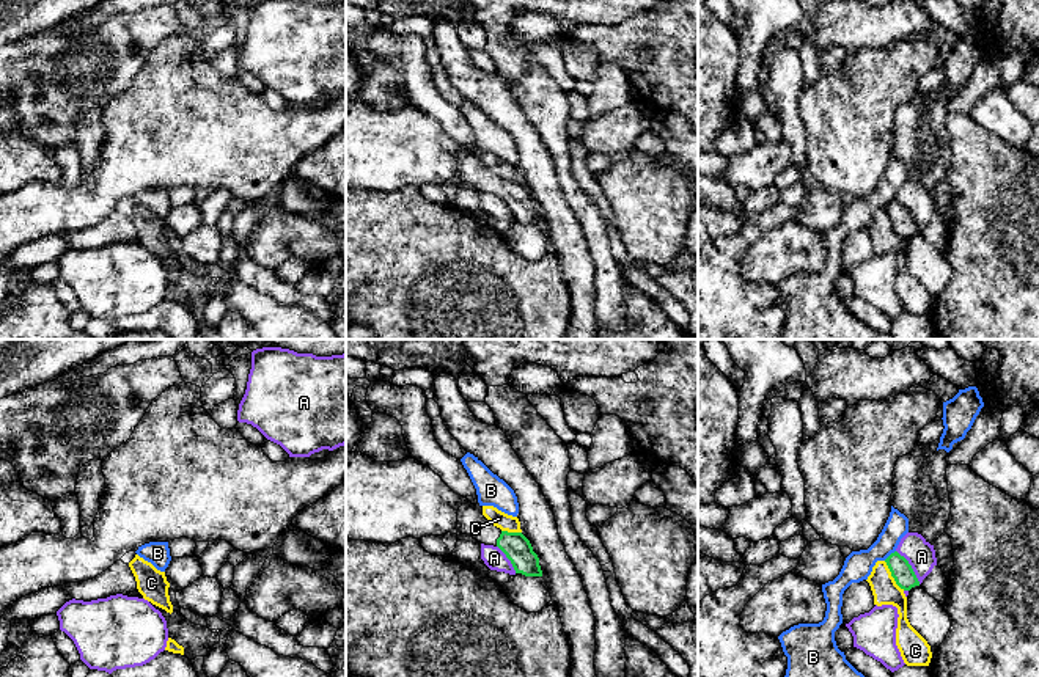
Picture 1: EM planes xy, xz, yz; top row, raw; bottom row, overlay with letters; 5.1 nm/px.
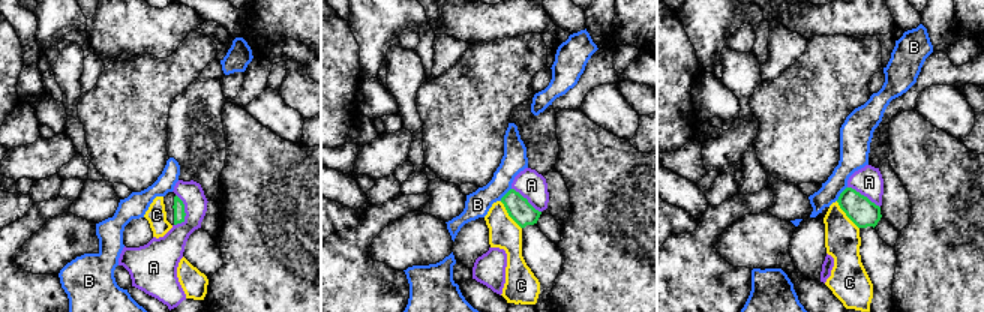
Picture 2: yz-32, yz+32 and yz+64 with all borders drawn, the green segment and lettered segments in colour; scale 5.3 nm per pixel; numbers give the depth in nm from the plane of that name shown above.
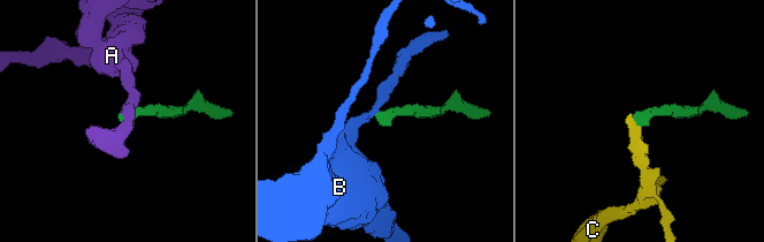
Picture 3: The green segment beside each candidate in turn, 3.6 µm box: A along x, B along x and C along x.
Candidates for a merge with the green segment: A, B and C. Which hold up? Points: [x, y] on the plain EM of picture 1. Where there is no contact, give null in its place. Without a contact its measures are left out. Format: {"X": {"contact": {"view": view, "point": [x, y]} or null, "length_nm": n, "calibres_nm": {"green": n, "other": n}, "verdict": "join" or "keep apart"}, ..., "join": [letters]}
{"A": {"contact": {"view": "yz", "point": [910, 215]}, "length_nm": 220, "calibres_nm": {"green": 110, "other": 140}, "verdict": "keep apart"}, "B": {"contact": {"view": "yz", "point": [890, 203]}, "length_nm": 80, "calibres_nm": {"green": 110, "other": 140}, "verdict": "keep apart"}, "C": {"contact": {"view": "yz", "point": [892, 223]}, "length_nm": 190, "calibres_nm": {"green": 110, "other": 140}, "verdict": "keep apart"}, "join": []}

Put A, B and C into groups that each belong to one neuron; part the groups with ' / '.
A / B / C

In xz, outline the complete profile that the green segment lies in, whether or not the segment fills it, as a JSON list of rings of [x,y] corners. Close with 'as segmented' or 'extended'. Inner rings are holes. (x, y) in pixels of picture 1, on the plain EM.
[[[462,152],[457,159],[457,181],[467,182],[484,193],[498,195],[511,209],[516,221],[542,225],[539,206],[522,181],[508,181],[494,174],[479,152]]] | extended

